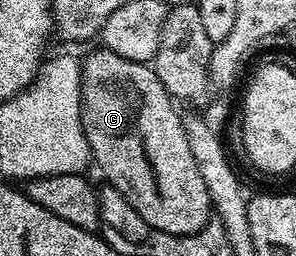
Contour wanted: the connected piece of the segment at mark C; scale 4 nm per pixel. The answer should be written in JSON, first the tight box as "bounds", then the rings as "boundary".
{"bounds":[82,47,212,237],"boundary":[[[98,47],[82,61],[82,126],[90,144],[90,155],[95,166],[102,168],[105,180],[120,191],[128,203],[152,229],[168,235],[191,237],[199,233],[212,220],[212,206],[208,187],[204,187],[204,175],[192,159],[192,147],[188,147],[188,135],[184,131],[183,114],[174,98],[164,91],[164,83],[147,62],[124,59],[111,49]]]}

